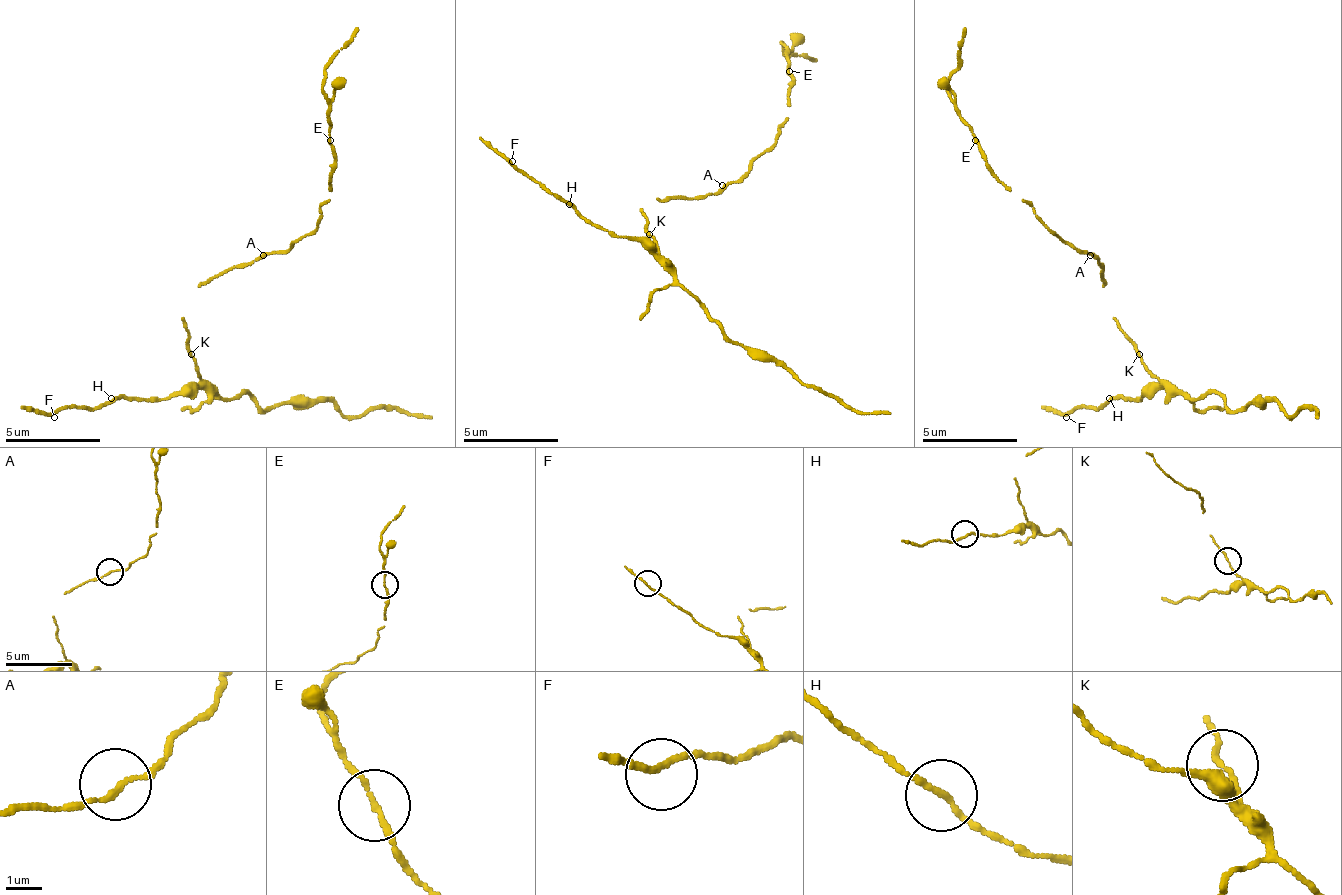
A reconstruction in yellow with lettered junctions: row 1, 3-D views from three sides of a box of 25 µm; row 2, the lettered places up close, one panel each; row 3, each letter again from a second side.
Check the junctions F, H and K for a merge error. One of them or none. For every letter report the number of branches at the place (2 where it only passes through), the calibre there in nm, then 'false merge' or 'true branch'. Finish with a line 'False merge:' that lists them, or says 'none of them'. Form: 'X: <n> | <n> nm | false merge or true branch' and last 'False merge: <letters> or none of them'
F: 2 | 150 nm | true branch
H: 2 | 170 nm | true branch
K: 2 | 140 nm | true branch
False merge: none of them

